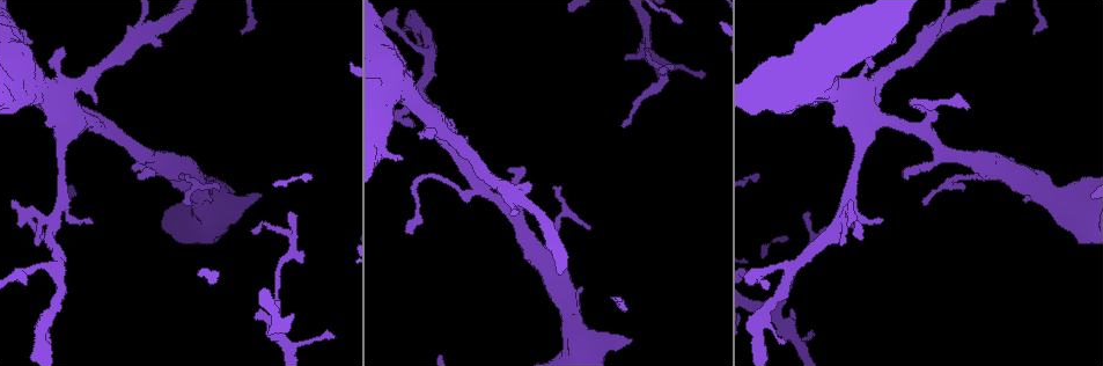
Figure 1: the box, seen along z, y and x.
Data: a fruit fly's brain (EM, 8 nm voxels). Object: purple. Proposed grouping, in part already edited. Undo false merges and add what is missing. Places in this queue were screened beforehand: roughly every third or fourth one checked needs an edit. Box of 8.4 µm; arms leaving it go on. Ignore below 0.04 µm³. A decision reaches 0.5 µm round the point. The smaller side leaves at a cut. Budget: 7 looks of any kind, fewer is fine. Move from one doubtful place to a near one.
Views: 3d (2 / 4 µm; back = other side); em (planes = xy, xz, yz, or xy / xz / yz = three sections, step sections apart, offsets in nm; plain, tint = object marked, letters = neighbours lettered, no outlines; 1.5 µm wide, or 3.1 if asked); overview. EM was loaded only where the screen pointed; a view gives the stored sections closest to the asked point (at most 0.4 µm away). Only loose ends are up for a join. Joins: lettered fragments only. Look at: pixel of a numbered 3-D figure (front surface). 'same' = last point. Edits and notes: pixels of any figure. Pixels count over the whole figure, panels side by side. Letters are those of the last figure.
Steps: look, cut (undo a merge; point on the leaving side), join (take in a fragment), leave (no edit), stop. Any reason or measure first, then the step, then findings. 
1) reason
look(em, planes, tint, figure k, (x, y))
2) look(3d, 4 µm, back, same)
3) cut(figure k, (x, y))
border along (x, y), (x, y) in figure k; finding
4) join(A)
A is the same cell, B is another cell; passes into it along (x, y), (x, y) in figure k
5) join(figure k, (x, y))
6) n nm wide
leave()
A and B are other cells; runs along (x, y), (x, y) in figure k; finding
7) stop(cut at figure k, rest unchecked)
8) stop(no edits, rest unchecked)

branch stops here
look(3d, 2 µm, figure 1, (64, 47))

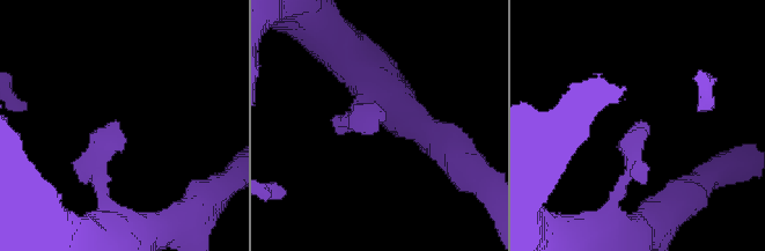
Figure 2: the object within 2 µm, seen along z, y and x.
need the tissue
look(em, planes, letters, figure 2, (378, 130))

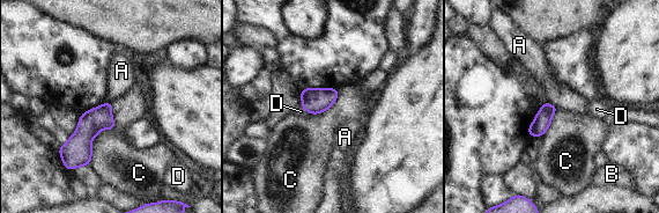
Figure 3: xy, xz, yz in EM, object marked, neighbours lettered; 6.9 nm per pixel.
leave()
A, B, C and D are other cells; border along (112, 103), (88, 164) in figure 3; no lettered fragment goes on from it

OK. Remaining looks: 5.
free end
look(em, planes, letters, figure 1, (253, 230))

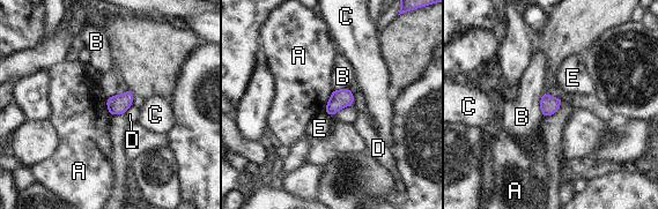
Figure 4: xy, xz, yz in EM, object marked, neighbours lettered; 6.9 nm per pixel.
leave()
A, B, C, D and E are other cells; border along (333, 90), (324, 111) in figure 4; no lettered fragment goes on from it

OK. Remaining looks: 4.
stops while still wide
look(em, planes, letters, figure 1, (47, 124))

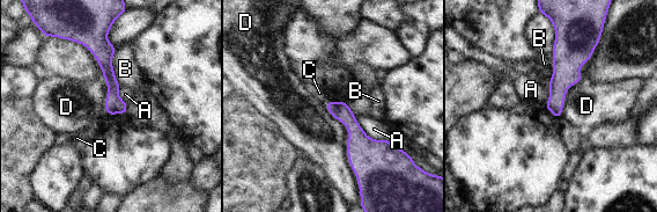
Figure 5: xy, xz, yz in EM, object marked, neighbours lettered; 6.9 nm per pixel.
leave()
A, B, C and D are other cells; none of them fits

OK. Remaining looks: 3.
stop(no edits, rest unchecked)

